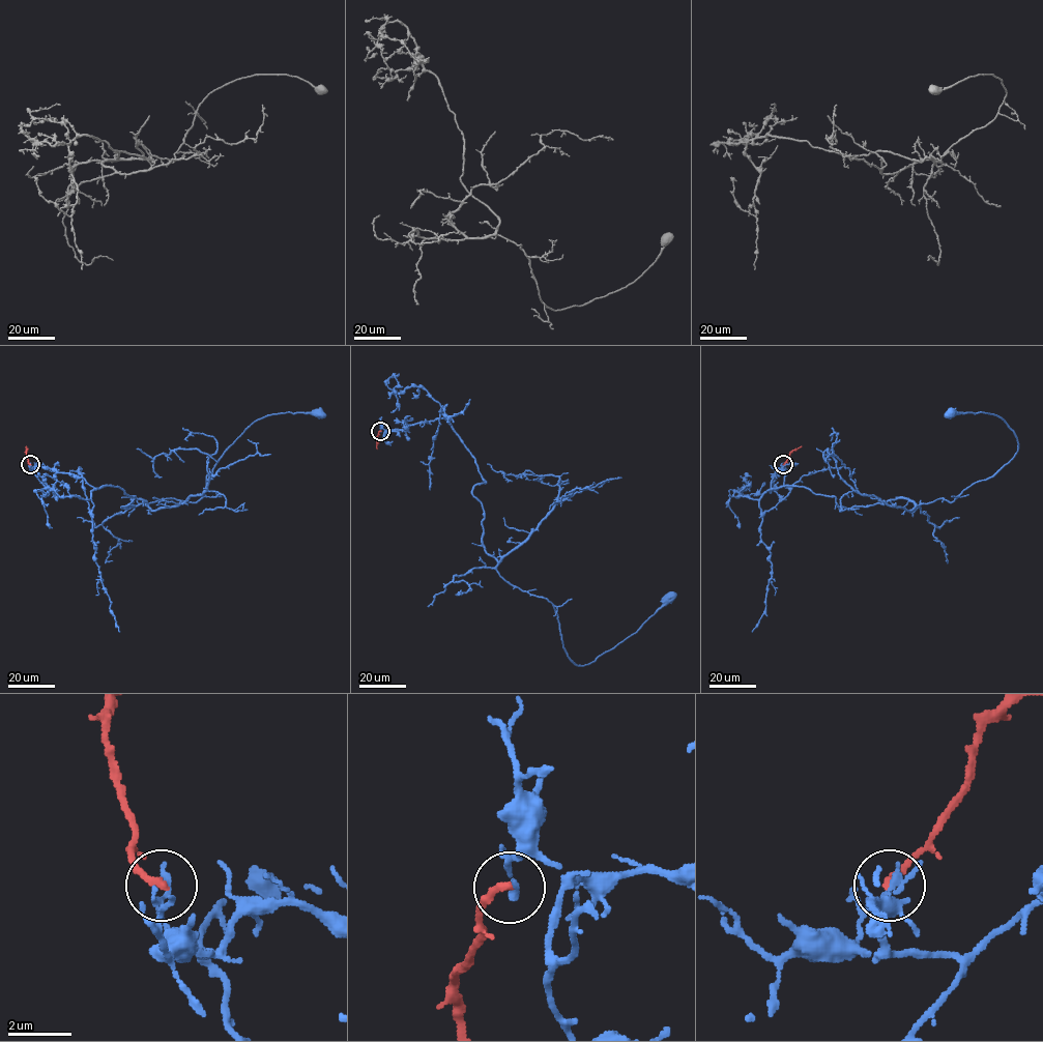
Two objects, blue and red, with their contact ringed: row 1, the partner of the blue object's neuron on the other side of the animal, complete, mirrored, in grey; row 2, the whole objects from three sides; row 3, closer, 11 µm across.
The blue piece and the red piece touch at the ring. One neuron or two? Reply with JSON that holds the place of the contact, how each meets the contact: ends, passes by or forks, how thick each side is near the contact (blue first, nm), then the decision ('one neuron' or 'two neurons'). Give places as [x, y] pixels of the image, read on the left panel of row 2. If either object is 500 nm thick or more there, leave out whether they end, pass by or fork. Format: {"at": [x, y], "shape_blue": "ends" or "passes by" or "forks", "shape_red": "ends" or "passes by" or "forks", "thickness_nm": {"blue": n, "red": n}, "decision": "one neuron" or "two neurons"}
{"at": [30, 464], "shape_blue": "ends", "shape_red": "ends", "thickness_nm": {"blue": 240, "red": 280}, "decision": "two neurons"}

